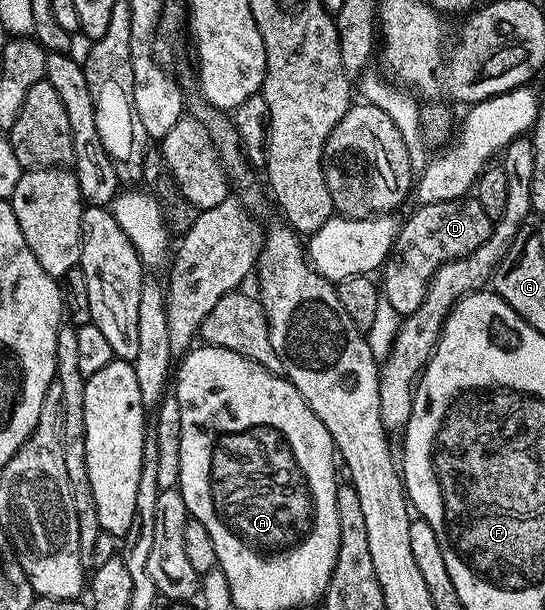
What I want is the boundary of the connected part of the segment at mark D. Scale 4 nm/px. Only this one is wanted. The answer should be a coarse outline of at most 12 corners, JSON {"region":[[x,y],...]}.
{"region":[[467,196],[428,202],[401,227],[384,298],[420,308],[434,274],[490,239]]}

